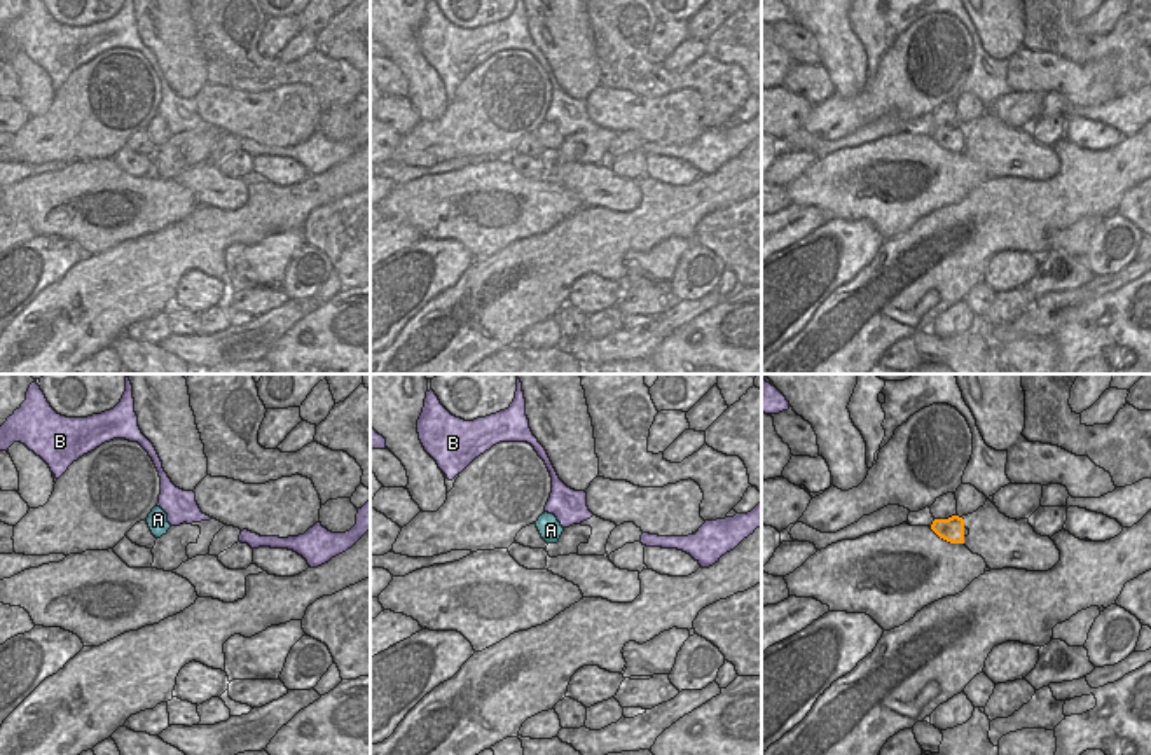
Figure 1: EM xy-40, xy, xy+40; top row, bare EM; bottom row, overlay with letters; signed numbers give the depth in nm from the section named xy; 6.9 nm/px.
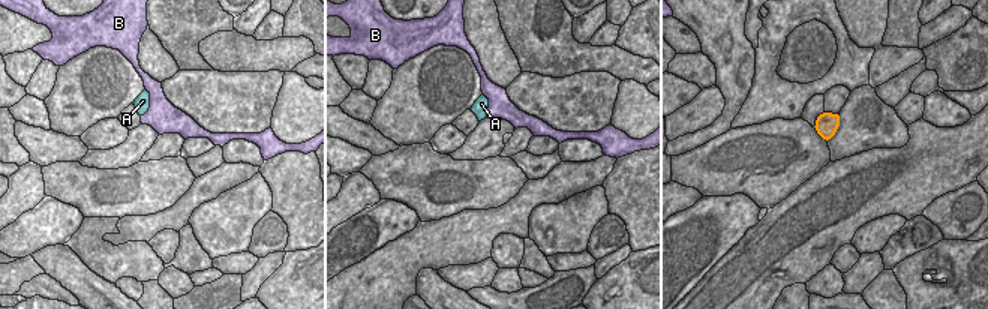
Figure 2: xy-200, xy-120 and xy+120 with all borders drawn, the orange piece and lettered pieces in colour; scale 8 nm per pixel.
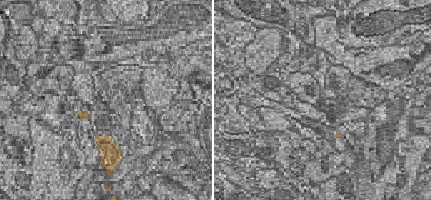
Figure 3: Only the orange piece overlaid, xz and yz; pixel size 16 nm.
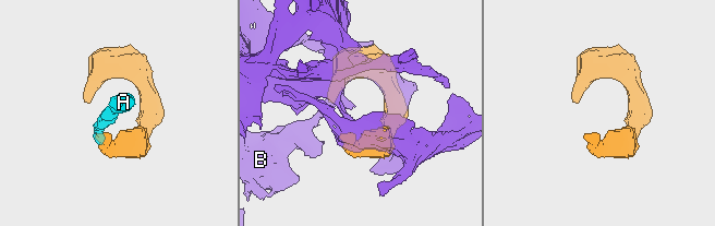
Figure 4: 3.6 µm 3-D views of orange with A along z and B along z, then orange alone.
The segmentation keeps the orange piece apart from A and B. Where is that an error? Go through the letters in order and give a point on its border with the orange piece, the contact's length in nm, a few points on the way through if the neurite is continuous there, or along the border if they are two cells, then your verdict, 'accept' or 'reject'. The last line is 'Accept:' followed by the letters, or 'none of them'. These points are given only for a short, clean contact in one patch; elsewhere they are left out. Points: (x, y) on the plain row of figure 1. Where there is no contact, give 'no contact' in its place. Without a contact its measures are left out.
A: no contact; accept
B: no contact; reject
Accept: A

